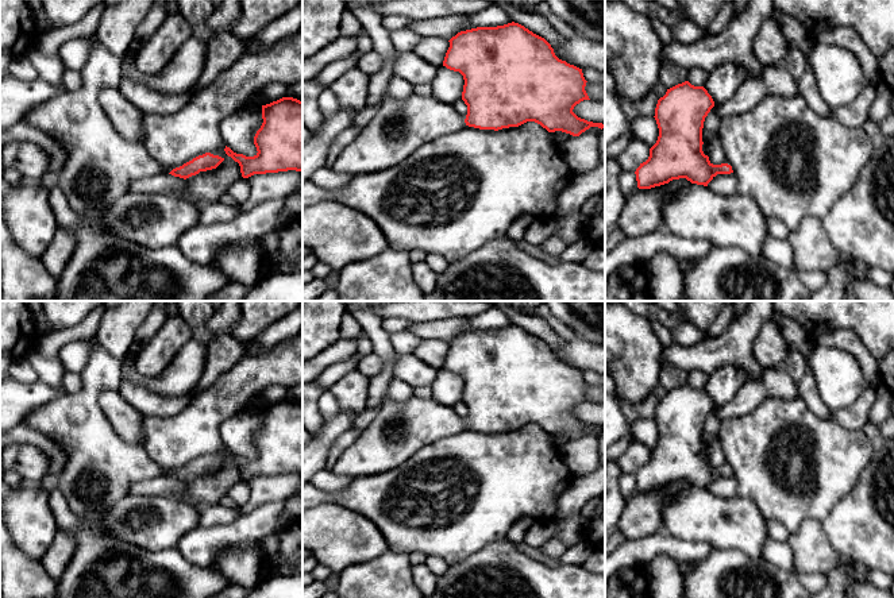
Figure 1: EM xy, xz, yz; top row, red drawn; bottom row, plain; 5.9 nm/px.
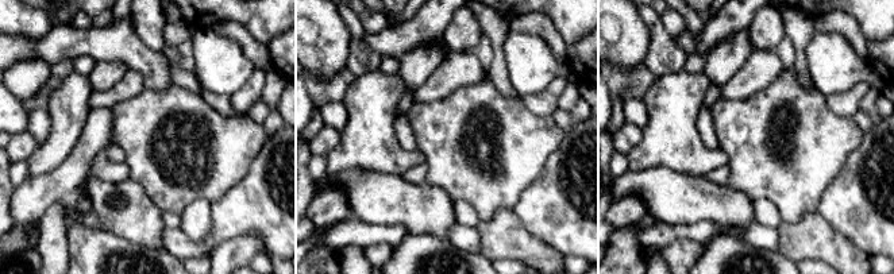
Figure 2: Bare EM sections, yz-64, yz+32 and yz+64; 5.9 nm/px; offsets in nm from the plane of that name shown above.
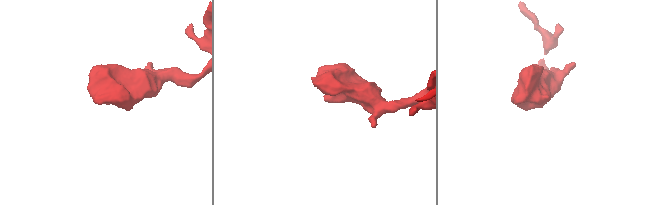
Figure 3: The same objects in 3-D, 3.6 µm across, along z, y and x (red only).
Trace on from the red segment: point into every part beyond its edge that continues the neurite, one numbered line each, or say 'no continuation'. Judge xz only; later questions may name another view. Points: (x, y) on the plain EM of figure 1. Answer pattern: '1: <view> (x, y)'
1: xz (400, 428)

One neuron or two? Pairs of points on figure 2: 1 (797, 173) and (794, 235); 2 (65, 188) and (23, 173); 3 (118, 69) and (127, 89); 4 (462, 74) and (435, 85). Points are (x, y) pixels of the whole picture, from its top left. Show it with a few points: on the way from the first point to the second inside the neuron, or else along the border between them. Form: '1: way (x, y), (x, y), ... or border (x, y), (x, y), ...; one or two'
1: border (817, 211), (808, 212), (796, 222), (782, 222); two
2: border (30, 176), (15, 186); two
3: border (128, 69), (110, 88), (95, 91); two
4: way (455, 74), (450, 74), (442, 83); one

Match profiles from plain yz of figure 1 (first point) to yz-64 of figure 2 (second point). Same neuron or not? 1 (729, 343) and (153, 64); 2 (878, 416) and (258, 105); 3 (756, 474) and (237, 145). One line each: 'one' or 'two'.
1: one
2: two
3: one

